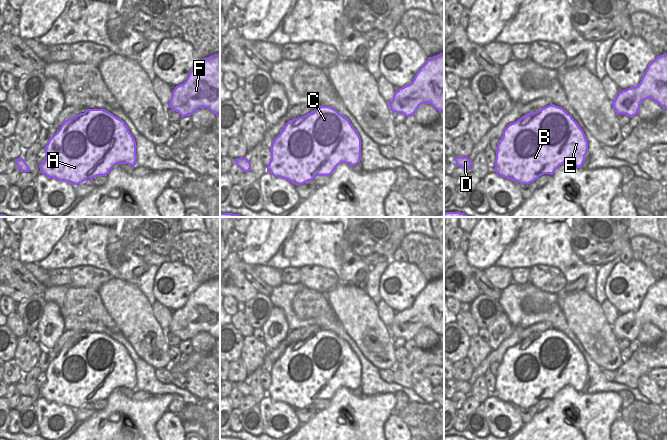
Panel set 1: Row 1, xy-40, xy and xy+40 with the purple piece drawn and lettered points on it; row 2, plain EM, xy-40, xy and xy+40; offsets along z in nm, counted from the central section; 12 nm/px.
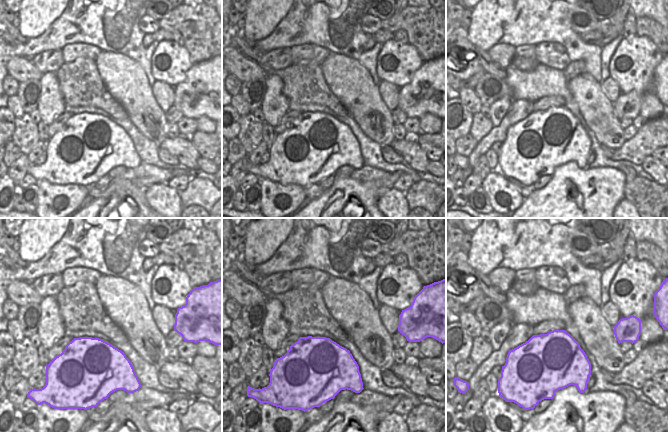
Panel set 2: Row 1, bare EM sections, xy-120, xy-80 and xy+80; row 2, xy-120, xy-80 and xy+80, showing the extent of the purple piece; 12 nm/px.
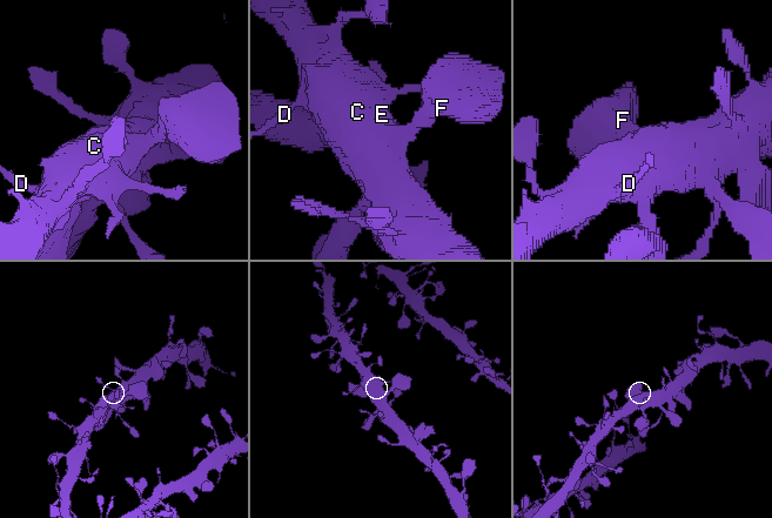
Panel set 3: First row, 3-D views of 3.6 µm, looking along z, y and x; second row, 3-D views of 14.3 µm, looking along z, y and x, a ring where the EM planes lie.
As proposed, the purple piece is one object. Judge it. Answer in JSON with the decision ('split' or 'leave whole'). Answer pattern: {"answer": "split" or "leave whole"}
{"answer": "leave whole"}

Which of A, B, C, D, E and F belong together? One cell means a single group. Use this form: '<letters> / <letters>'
A B C D E F

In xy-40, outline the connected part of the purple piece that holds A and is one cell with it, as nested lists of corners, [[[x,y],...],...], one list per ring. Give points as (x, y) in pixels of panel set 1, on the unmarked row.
[[[86,333],[84,337],[80,337],[72,342],[69,342],[63,346],[60,353],[50,361],[45,373],[46,381],[45,384],[39,388],[40,397],[46,399],[49,402],[55,402],[59,405],[65,405],[72,409],[78,409],[84,405],[91,405],[93,402],[97,400],[107,400],[109,395],[116,389],[116,388],[128,388],[130,390],[136,389],[137,379],[136,379],[136,365],[132,358],[130,357],[127,349],[125,346],[112,337],[104,334],[104,333]]]

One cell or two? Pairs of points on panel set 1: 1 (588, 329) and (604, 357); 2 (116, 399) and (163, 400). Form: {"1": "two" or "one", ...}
{"1": "one", "2": "one"}

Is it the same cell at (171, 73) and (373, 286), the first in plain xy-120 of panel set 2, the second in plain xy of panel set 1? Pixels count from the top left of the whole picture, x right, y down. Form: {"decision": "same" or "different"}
{"decision": "different"}

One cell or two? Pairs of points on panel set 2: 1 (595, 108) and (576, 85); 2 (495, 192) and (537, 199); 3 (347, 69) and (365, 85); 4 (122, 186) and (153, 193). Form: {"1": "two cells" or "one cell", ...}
{"1": "one cell", "2": "two cells", "3": "one cell", "4": "two cells"}

